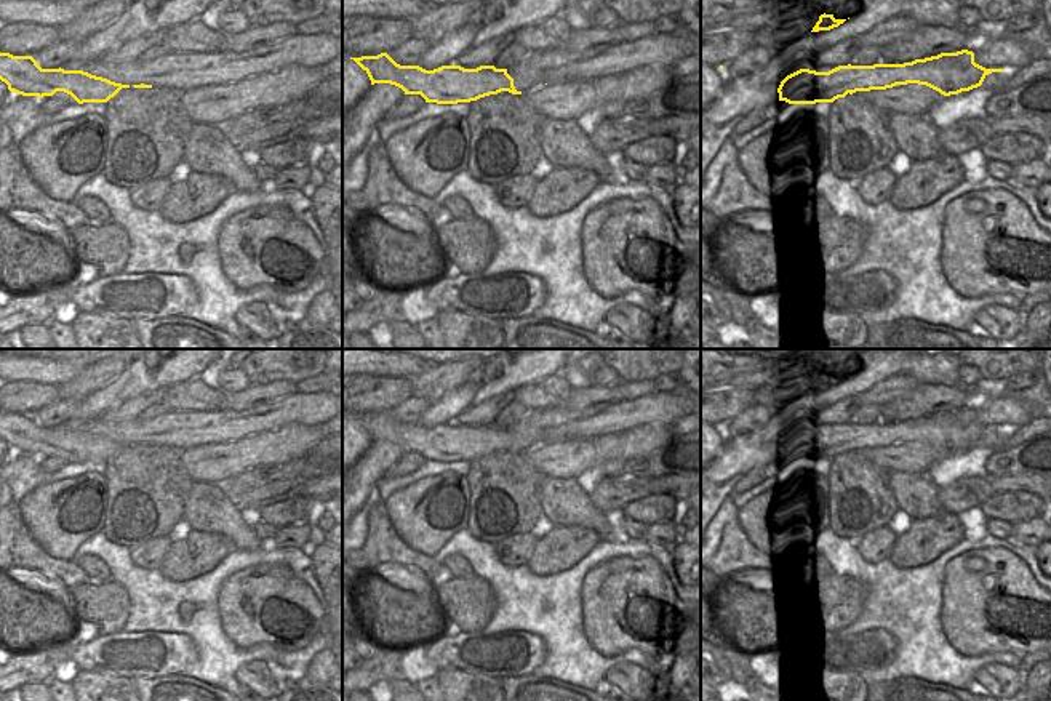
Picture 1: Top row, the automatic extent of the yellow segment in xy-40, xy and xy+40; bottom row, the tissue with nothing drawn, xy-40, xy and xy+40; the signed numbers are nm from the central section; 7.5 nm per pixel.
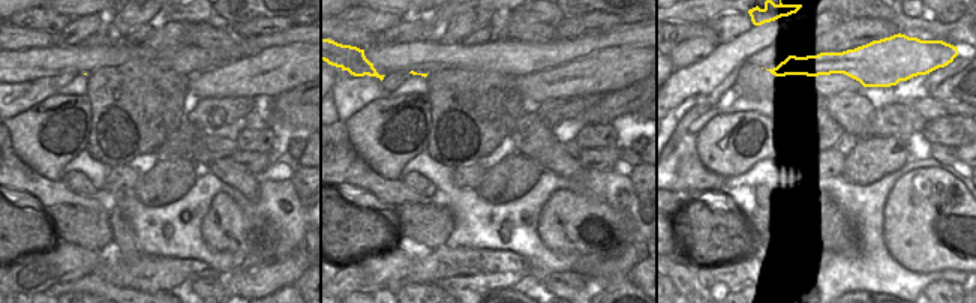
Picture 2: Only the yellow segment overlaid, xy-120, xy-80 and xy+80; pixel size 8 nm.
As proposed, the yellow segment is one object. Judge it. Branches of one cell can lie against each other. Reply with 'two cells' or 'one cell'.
two cells

